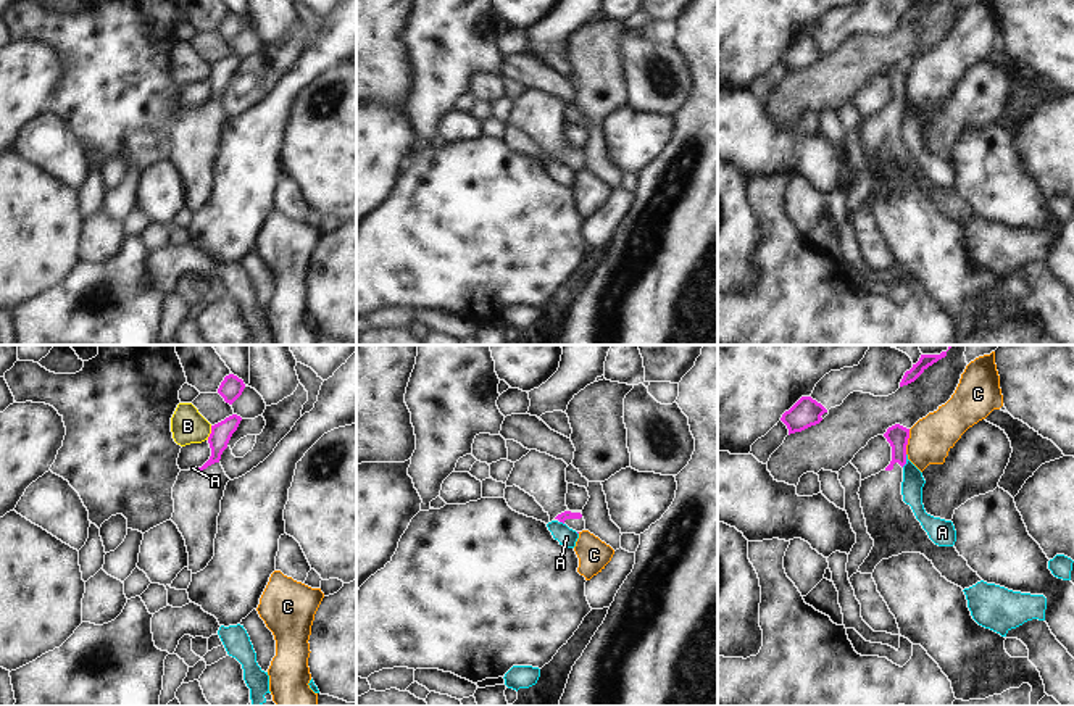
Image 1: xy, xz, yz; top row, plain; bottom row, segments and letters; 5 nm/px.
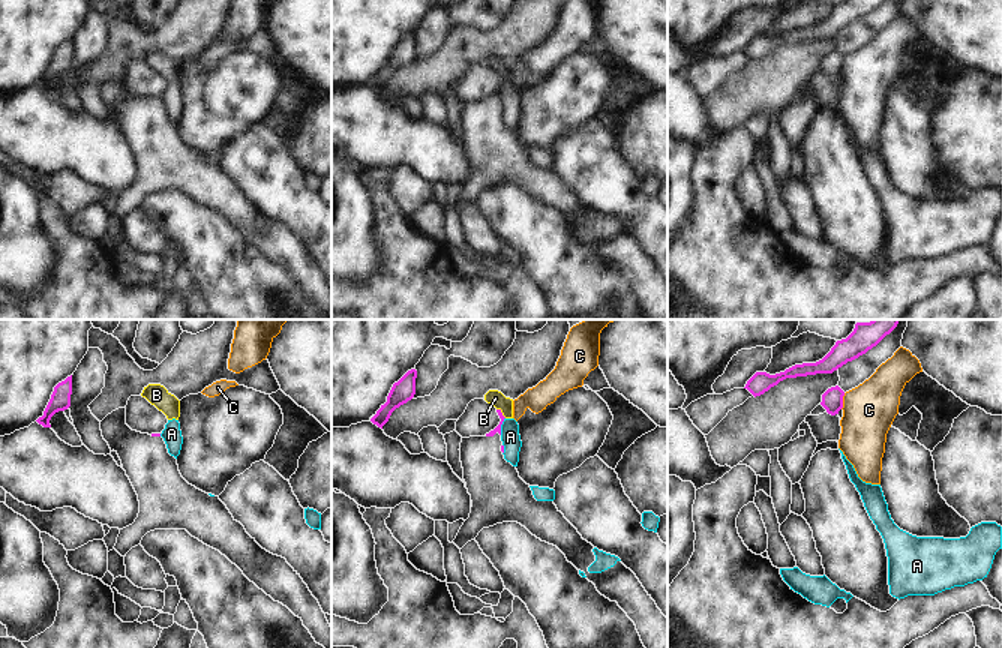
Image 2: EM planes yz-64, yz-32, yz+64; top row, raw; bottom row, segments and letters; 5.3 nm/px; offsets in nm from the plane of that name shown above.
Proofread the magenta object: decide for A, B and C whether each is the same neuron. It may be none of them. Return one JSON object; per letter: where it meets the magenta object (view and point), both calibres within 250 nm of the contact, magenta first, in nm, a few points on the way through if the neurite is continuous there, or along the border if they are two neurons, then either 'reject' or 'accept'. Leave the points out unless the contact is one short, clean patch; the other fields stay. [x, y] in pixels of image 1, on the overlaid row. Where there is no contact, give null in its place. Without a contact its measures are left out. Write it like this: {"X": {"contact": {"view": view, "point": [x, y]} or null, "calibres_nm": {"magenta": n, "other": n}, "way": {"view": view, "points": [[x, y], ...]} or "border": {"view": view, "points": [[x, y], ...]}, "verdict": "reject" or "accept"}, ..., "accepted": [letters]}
{"A": {"contact": {"view": "yz", "point": [905, 461]}, "calibres_nm": {"magenta": 110, "other": 110}, "border": {"view": "yz", "points": [[907, 455], [907, 461], [902, 466]]}, "verdict": "reject"}, "B": {"contact": {"view": "xy", "point": [212, 432]}, "calibres_nm": {"magenta": 110, "other": 170}, "border": {"view": "xy", "points": [[212, 426], [207, 439]]}, "verdict": "reject"}, "C": {"contact": {"view": "yz", "point": [907, 442]}, "calibres_nm": {"magenta": 110, "other": 220}, "border": {"view": "yz", "points": [[910, 429], [905, 453]]}, "verdict": "reject"}, "accepted": []}

